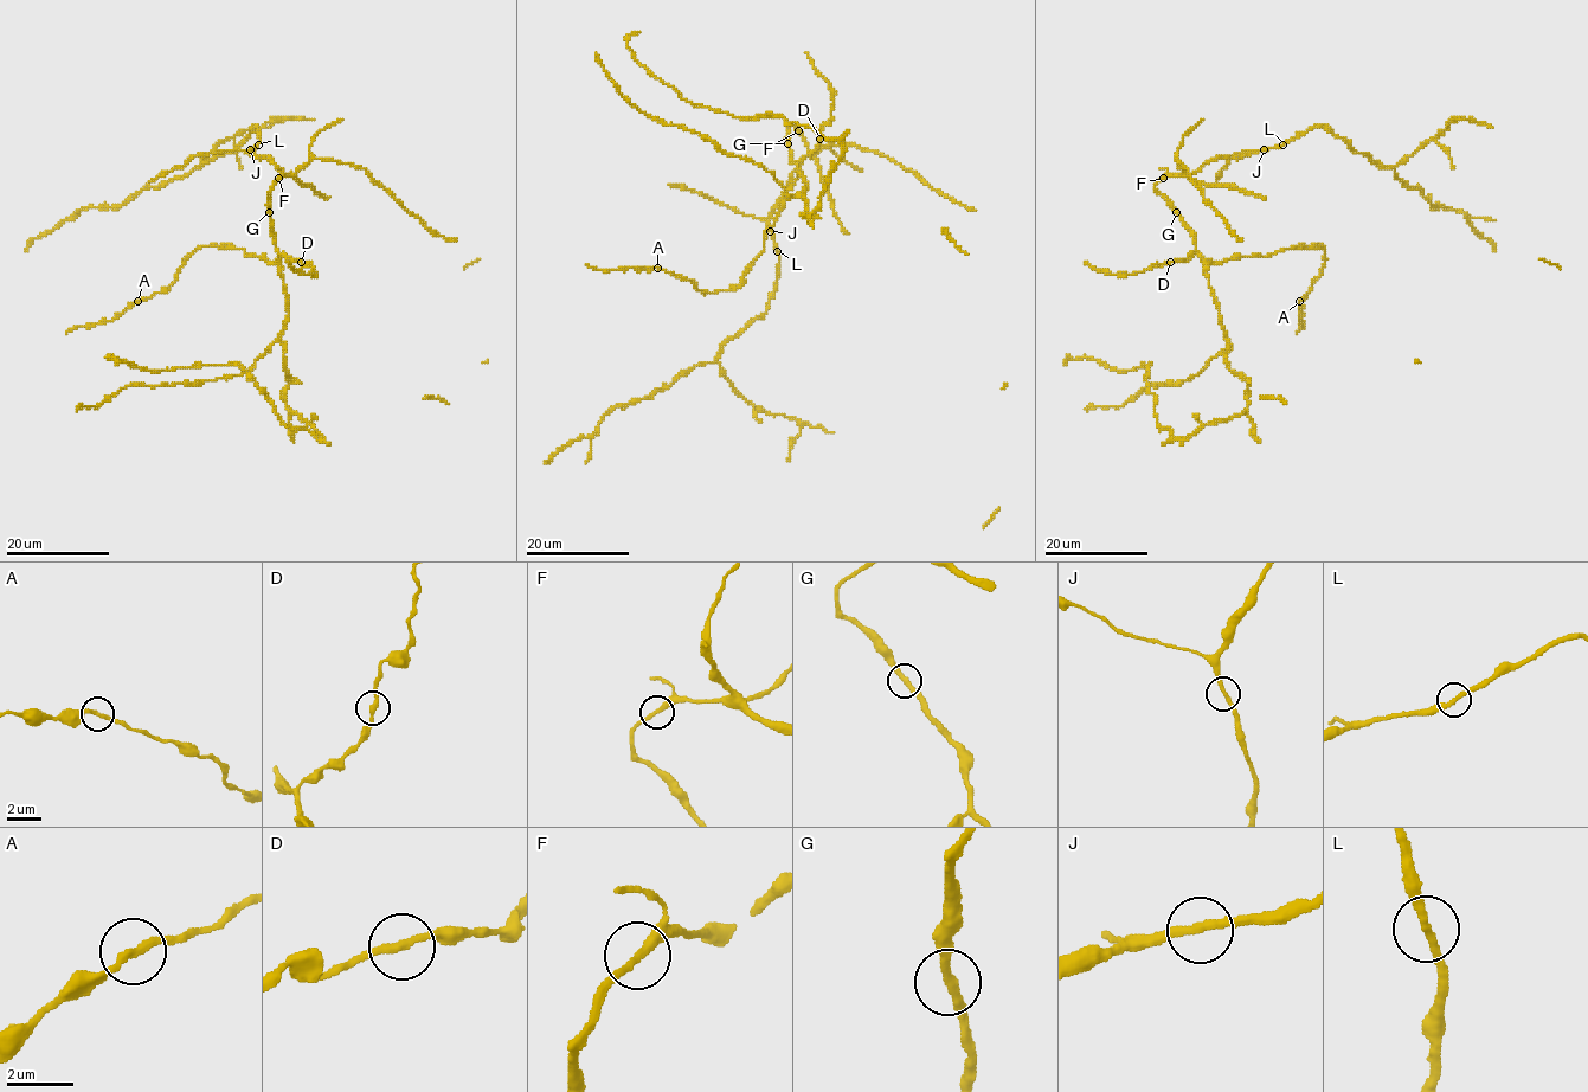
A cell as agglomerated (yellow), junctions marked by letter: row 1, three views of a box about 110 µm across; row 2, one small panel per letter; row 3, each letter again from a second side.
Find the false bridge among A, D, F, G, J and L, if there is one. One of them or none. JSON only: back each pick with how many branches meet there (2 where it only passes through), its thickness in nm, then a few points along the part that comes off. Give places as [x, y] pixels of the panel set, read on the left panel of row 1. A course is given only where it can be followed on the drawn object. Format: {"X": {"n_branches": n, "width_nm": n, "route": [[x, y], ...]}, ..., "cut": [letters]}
{"cut": []}

